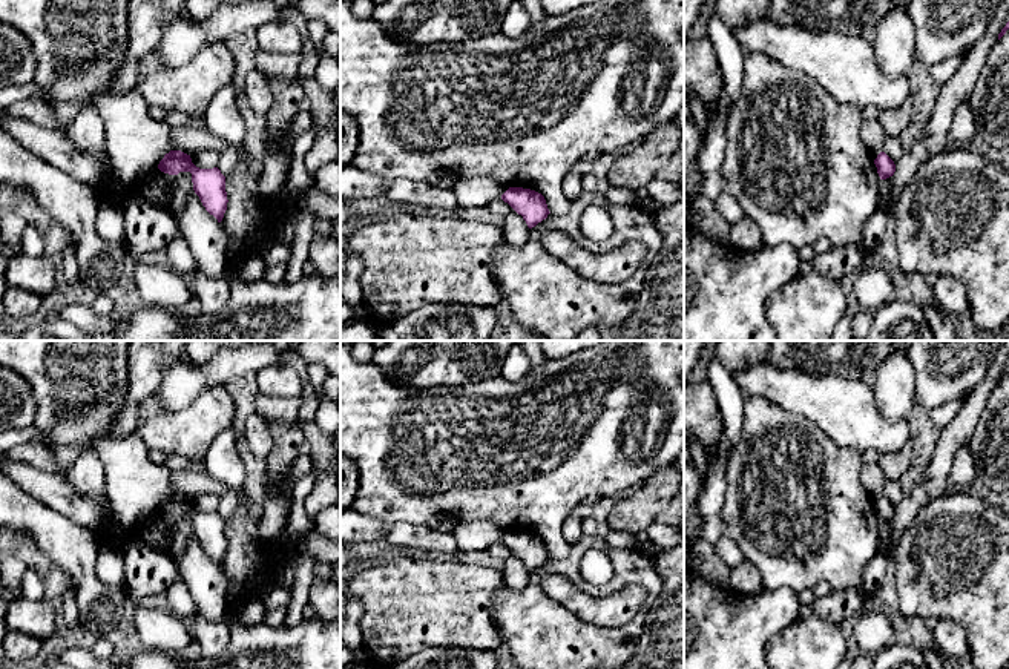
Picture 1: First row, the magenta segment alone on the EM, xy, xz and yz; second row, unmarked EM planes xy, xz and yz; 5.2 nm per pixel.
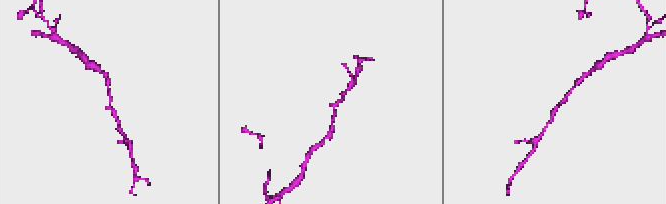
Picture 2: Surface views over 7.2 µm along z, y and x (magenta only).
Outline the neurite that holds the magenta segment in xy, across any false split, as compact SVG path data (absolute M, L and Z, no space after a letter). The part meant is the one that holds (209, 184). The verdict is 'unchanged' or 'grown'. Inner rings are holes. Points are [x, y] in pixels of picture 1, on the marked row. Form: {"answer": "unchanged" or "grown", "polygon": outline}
{"answer": "unchanged", "polygon": "M170 150L159 161L158 169L169 175L190 172L193 190L199 196L202 206L218 219L218 222L222 221L228 199L225 192L225 176L218 167L199 169L192 163L190 155L181 150Z"}

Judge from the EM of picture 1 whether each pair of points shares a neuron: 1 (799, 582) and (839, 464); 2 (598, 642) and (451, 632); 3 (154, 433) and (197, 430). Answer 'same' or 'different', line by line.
1: same
2: same
3: same

